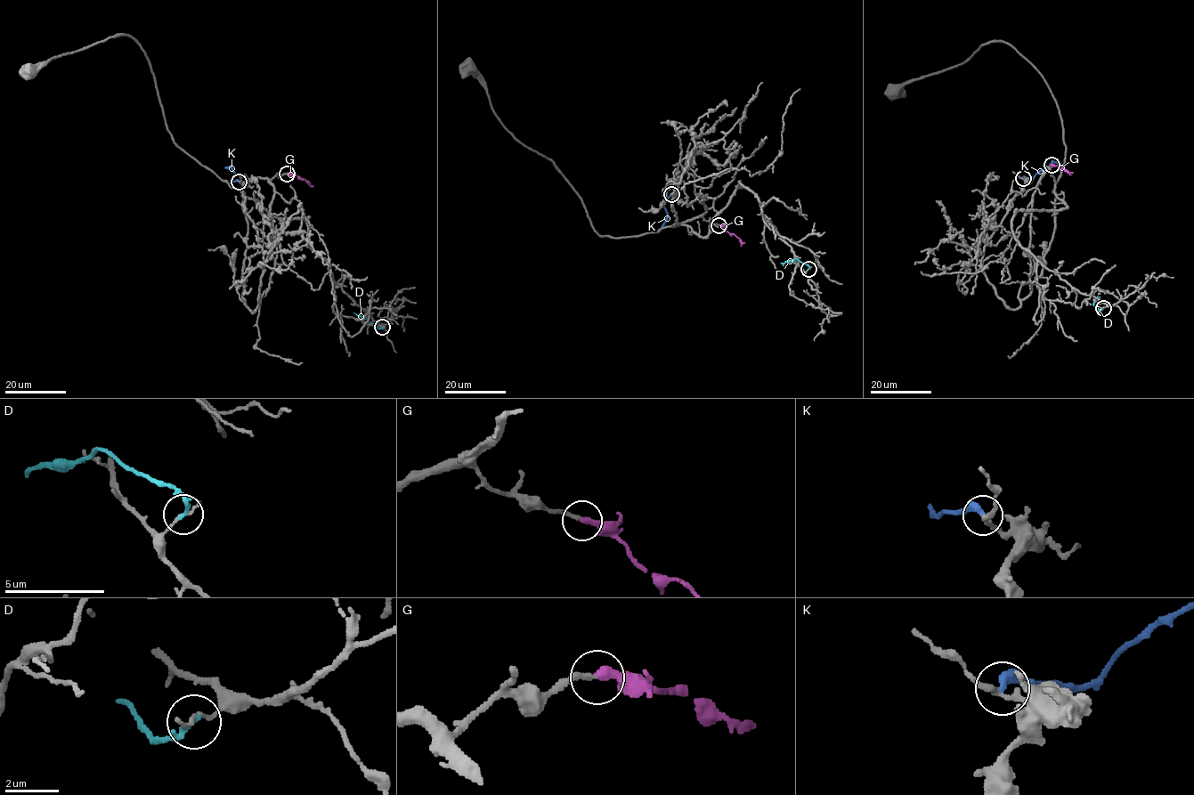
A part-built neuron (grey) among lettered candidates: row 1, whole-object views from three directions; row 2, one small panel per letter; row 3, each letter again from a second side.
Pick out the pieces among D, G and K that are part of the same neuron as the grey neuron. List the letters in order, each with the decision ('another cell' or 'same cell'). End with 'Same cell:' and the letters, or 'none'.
D: another cell
G: same cell
K: another cell
Same cell: G

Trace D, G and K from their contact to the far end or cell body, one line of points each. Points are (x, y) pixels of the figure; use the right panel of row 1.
D: (1103, 307), (1099, 310), (1093, 304), (1097, 296)
G: (1051, 165), (1059, 166), (1069, 174)
K: (1022, 178), (1032, 177), (1052, 163), (1060, 162)

